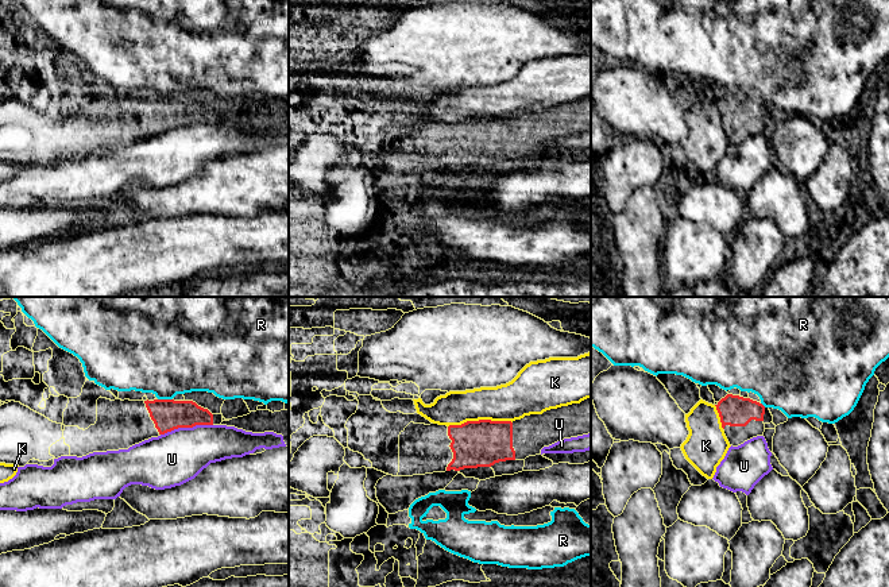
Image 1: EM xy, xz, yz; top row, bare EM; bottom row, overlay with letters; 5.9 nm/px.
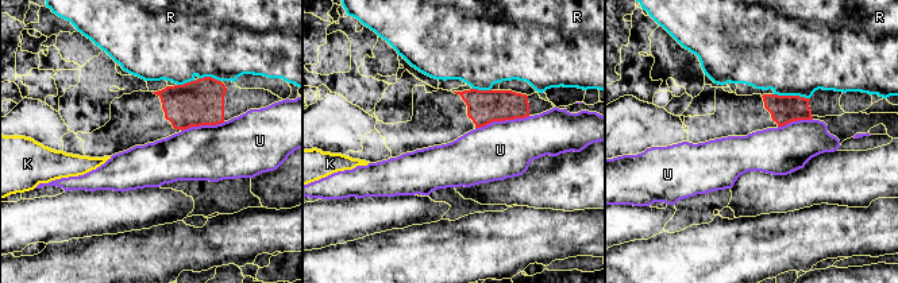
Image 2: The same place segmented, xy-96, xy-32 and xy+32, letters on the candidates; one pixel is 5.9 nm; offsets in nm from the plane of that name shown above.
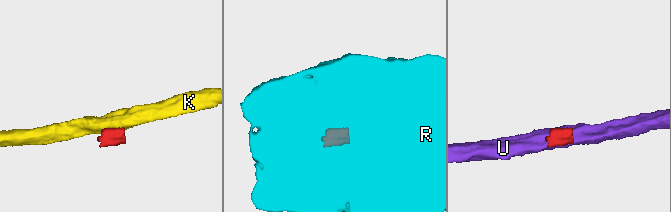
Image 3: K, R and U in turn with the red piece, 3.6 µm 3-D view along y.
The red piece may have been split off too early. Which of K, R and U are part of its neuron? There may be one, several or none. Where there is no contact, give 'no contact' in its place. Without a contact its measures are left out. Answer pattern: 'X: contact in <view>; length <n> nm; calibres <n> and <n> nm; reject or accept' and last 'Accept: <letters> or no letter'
K: contact in xz; length 380 nm; calibres 280 and 220 nm; reject
R: contact in xy; length 90 nm; calibres 190 and 460 nm; reject
U: contact in xy; length 320 nm; calibres 190 and 320 nm; reject
Accept: no letter

